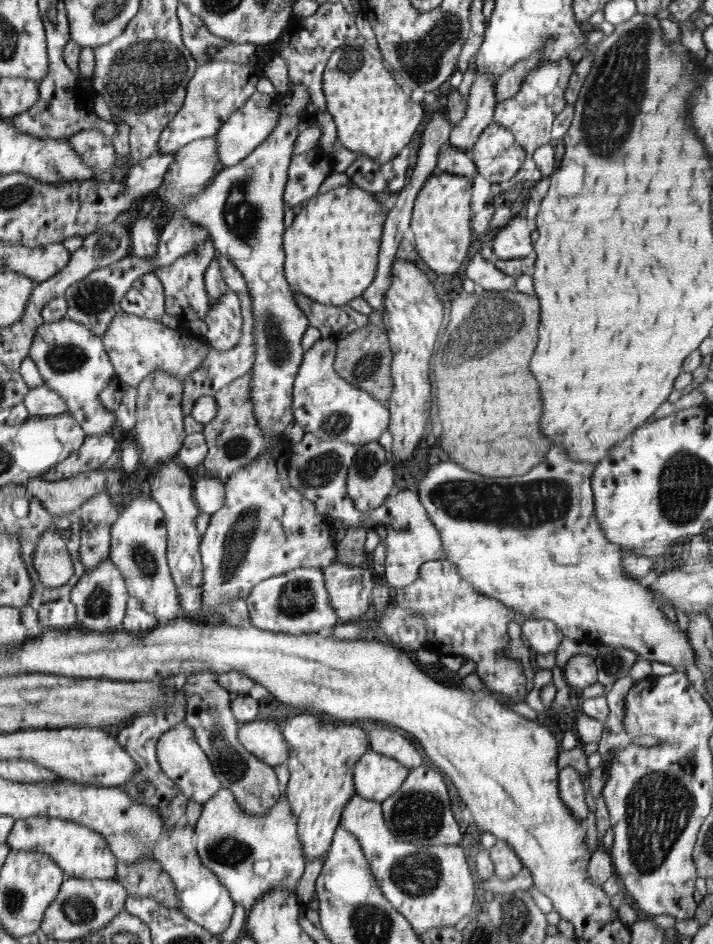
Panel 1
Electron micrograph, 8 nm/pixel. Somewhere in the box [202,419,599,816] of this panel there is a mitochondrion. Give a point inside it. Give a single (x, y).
(542, 503)

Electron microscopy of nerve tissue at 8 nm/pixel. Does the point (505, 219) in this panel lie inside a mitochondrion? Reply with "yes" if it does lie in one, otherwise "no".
no

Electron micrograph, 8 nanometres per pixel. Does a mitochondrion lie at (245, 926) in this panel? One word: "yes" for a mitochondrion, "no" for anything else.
no

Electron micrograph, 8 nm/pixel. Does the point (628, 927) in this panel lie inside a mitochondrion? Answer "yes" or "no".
no

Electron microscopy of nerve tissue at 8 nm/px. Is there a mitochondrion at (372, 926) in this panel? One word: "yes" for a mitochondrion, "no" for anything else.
yes

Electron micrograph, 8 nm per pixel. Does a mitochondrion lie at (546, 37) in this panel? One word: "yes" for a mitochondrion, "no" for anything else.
yes

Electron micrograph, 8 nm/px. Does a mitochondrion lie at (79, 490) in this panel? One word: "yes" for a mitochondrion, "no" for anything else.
no

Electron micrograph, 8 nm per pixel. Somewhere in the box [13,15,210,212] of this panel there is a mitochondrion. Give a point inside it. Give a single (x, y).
(141, 77)

